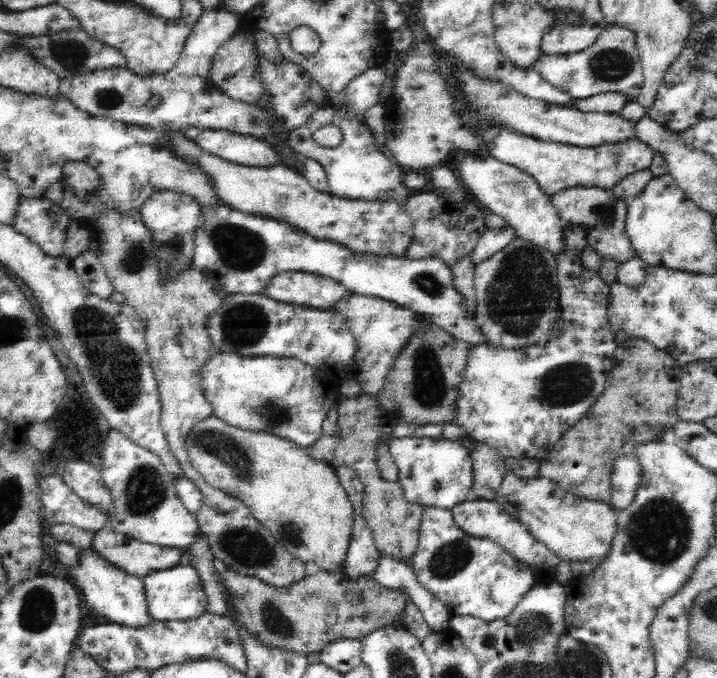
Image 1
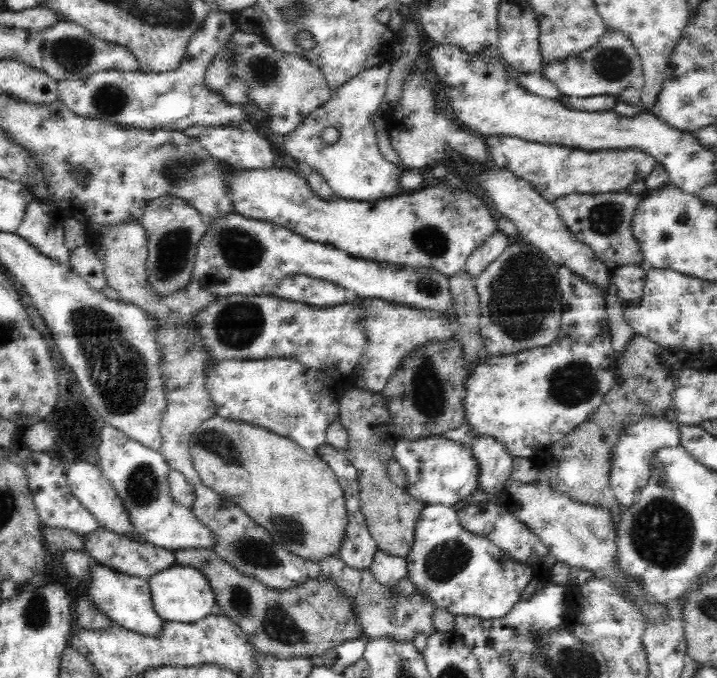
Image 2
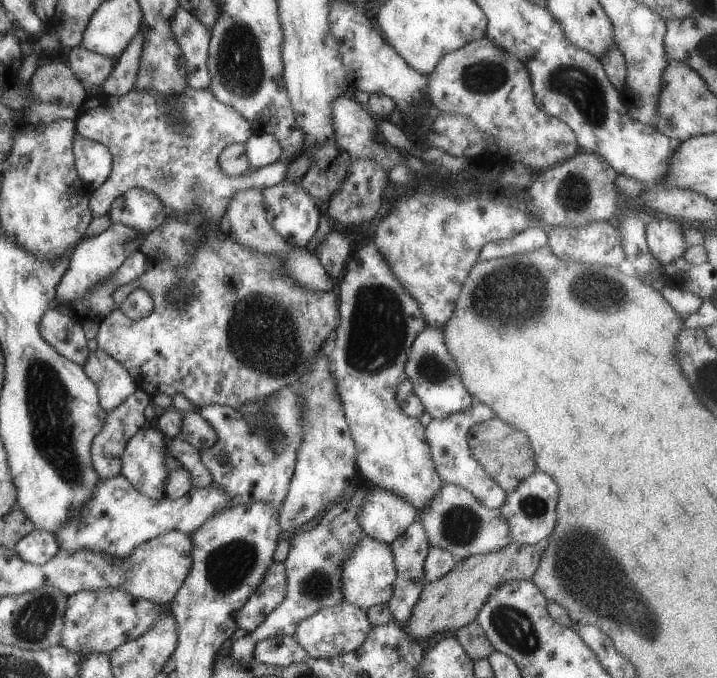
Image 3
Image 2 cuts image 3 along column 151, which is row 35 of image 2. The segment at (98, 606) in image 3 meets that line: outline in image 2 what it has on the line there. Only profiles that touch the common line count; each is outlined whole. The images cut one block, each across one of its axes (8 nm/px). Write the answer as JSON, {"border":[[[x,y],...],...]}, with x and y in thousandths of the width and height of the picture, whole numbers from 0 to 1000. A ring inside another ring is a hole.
{"border":[[[845,47],[837,56],[837,62],[828,71],[816,74],[808,81],[787,88],[787,91],[773,91],[762,94],[756,100],[757,112],[768,118],[778,131],[778,137],[801,145],[826,145],[837,142],[859,143],[862,149],[876,153],[887,161],[894,159],[895,139],[900,127],[895,90],[890,75],[877,60],[877,56],[866,47]]]}

